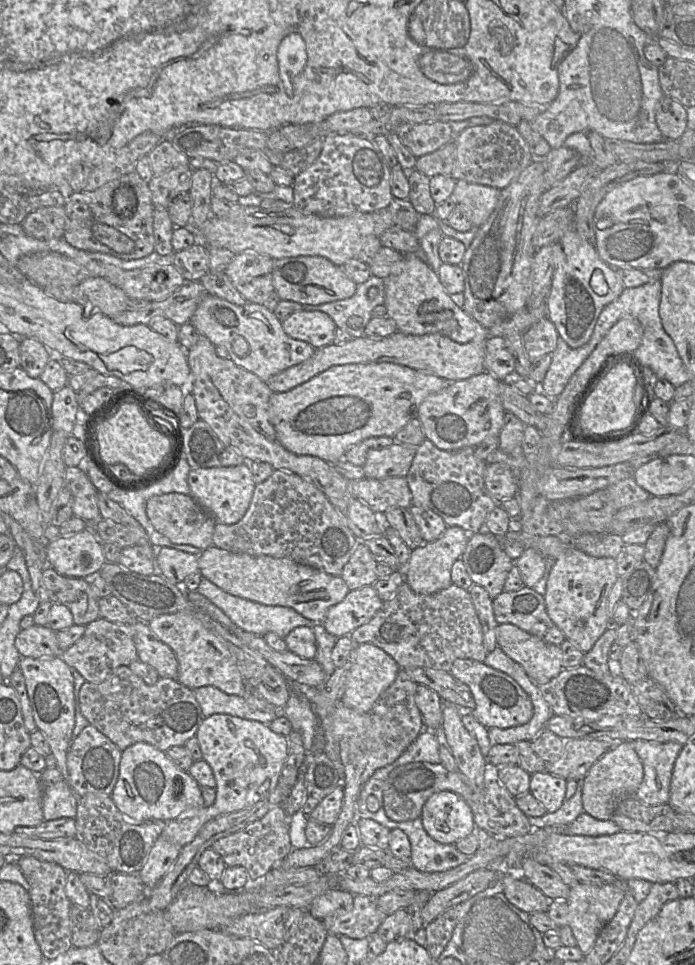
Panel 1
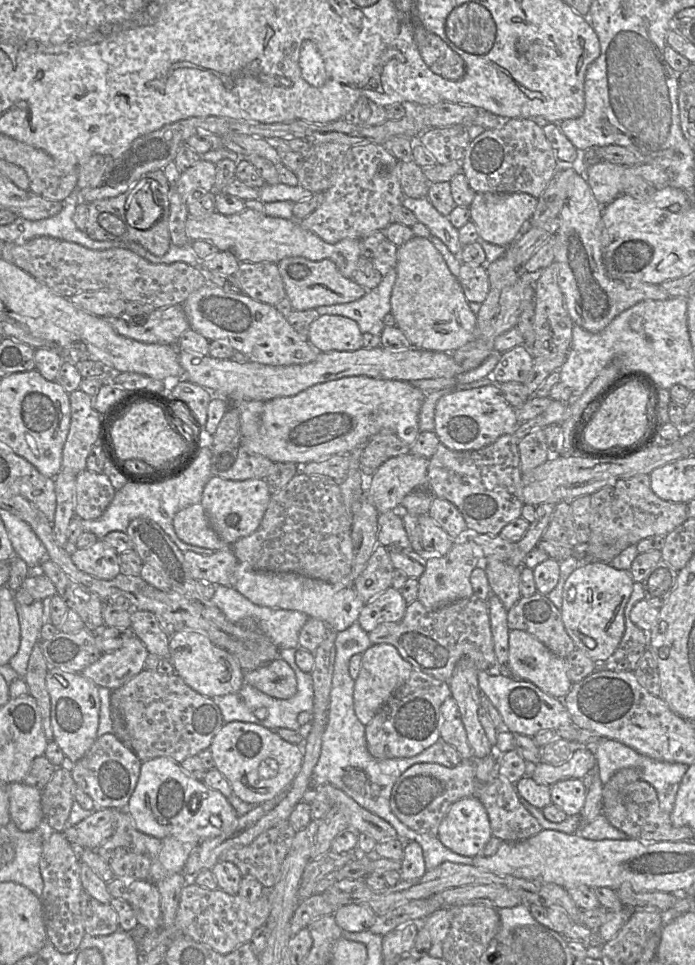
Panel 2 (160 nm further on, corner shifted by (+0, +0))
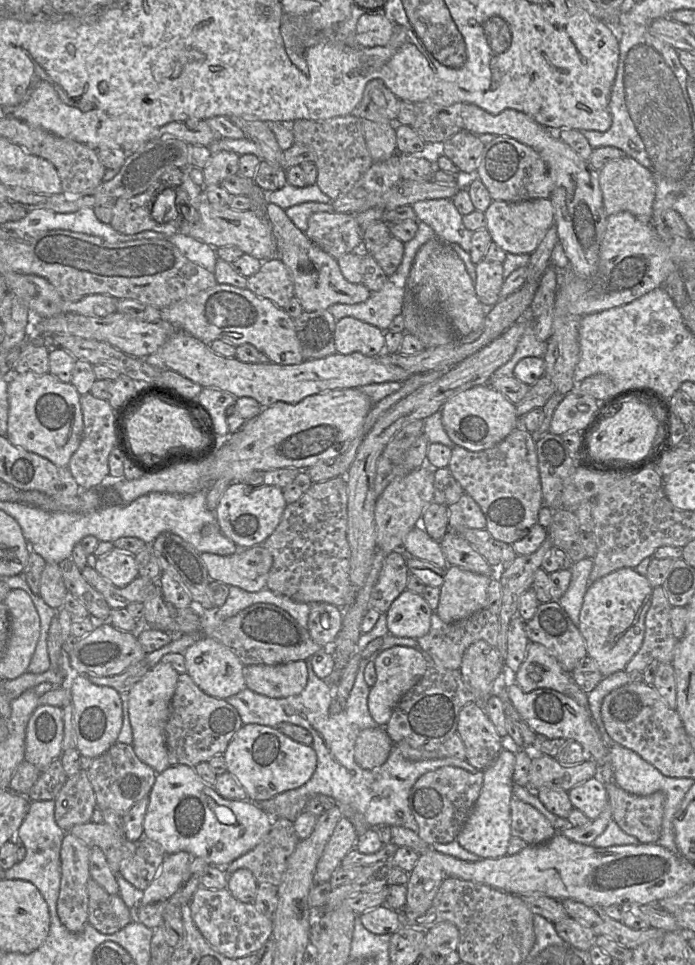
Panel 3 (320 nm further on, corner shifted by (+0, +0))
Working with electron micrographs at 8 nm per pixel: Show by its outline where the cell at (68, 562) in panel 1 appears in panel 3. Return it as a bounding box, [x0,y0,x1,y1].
[91,548,139,587]

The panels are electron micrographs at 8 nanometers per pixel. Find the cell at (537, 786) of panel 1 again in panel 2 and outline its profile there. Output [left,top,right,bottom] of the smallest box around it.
[550,779,586,816]

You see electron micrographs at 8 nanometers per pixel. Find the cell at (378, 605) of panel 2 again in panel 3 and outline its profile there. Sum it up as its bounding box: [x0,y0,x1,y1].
[385,589,433,639]

